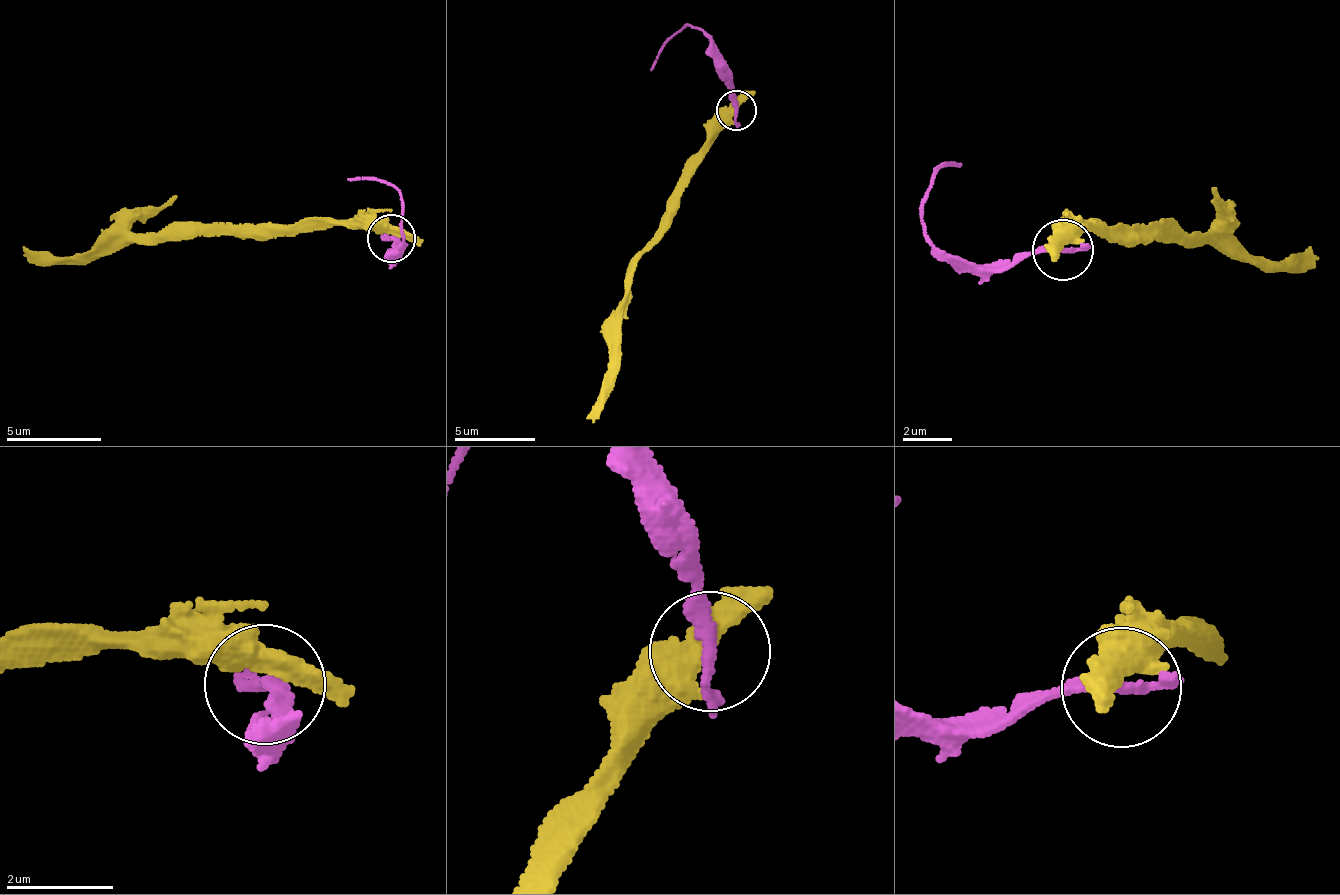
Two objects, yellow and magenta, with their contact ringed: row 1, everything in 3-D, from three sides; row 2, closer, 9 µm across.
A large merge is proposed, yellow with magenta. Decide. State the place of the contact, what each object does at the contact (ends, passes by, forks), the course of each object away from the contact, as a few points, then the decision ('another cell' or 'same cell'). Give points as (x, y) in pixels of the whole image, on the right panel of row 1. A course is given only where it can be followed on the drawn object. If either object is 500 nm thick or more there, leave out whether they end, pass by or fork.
(1063, 250) | yellow passes by | magenta ends | yellow via (1058, 248), (1080, 234), (1169, 220), (1251, 262), (1315, 256) | magenta via (1063, 248), (1037, 249), (1007, 267), (974, 268), (930, 243), (930, 188), (936, 168), (960, 166) | another cell

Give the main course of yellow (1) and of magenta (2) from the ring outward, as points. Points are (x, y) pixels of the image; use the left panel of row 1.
1: (392, 237), (365, 227), (185, 223), (96, 257), (22, 254)
2: (389, 237), (402, 238), (399, 254), (403, 255), (402, 196), (382, 181), (349, 180)

